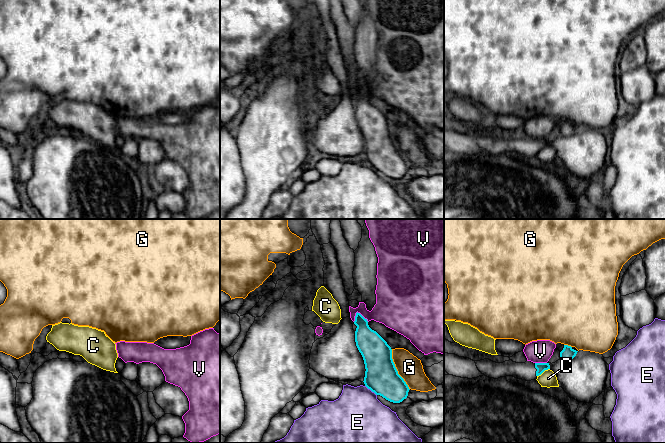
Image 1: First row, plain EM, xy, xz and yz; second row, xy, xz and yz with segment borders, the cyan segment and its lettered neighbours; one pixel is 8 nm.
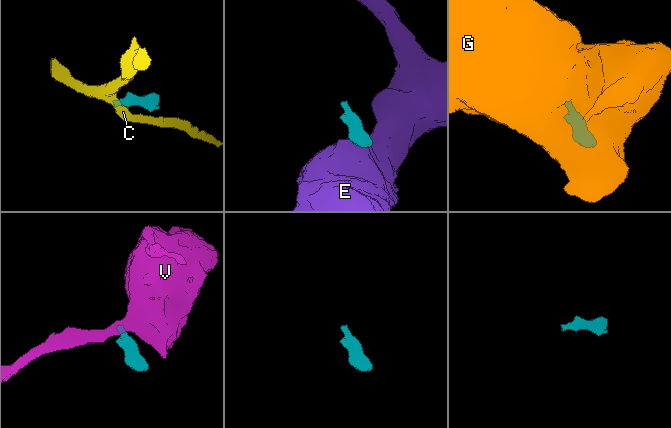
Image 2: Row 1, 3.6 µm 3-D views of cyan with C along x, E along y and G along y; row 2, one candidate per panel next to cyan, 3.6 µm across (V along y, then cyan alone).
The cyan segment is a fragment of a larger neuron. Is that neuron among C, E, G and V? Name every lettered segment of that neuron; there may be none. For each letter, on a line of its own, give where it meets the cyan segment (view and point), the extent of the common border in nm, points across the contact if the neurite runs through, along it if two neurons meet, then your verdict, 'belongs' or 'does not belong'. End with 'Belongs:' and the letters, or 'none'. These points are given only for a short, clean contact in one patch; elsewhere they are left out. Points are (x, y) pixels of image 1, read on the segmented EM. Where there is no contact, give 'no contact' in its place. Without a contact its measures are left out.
C: yz (543, 371) | 120 nm | along yz (549, 368), (537, 376) | does not belong
E: xz (371, 390) | 130 nm | along xz (365, 385), (376, 395) | does not belong
G: xz (396, 369) | 360 nm | does not belong
V: xz (361, 315) | 130 nm | along xz (355, 313), (359, 312), (368, 321) | does not belong
Belongs: none

